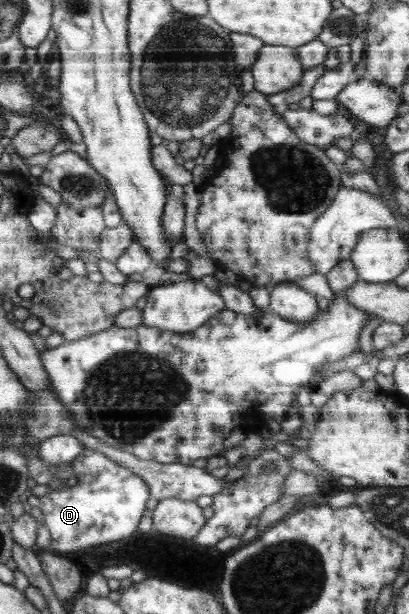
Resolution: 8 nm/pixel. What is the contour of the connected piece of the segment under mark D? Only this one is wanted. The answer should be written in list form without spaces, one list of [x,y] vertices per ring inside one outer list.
[[[84,446],[83,451],[71,463],[78,480],[75,487],[52,491],[41,497],[32,494],[28,496],[27,509],[35,513],[41,522],[45,522],[50,531],[51,544],[48,550],[67,557],[69,553],[109,544],[133,535],[133,532],[138,529],[137,525],[139,525],[143,512],[148,507],[147,502],[151,498],[148,486],[143,482],[142,477],[127,467],[117,465],[115,461],[105,457],[105,453],[97,453],[97,451]]]

